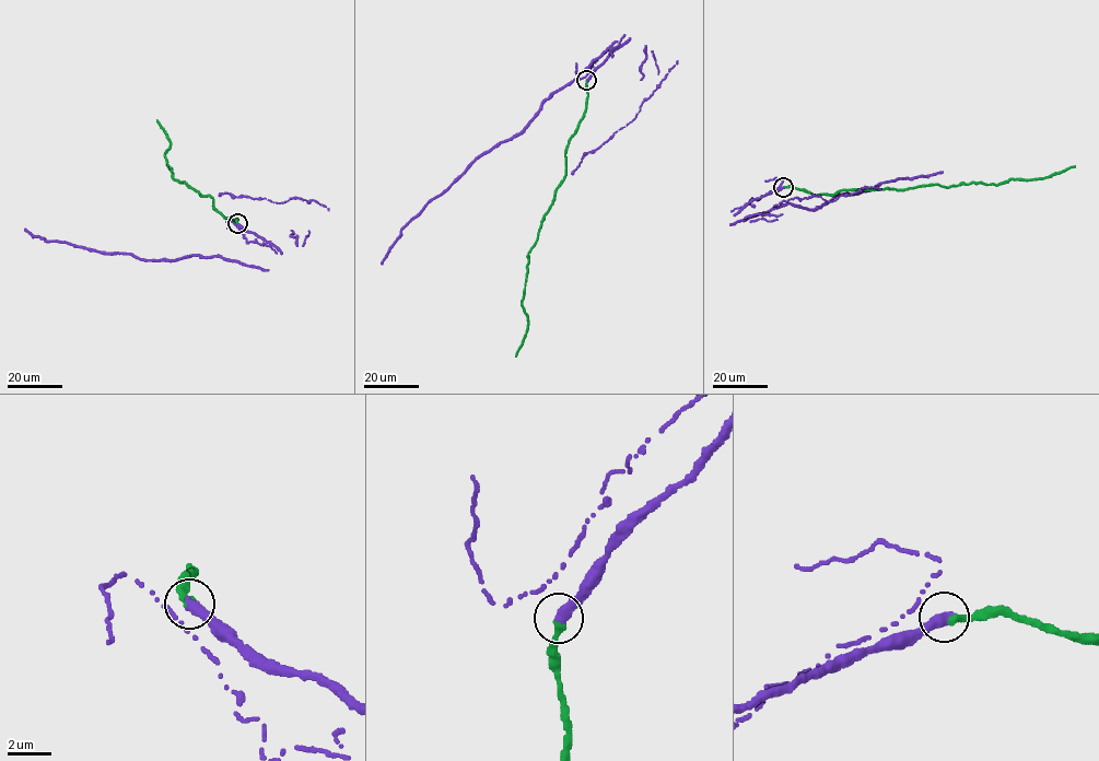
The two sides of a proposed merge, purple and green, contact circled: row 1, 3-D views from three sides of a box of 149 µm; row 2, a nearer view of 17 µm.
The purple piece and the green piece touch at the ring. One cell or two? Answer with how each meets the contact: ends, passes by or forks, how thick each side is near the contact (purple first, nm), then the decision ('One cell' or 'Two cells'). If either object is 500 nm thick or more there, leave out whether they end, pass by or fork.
At the ring purple ends. At the ring green ends. Thickness 460 nm (purple) against 380 nm. Two cells

